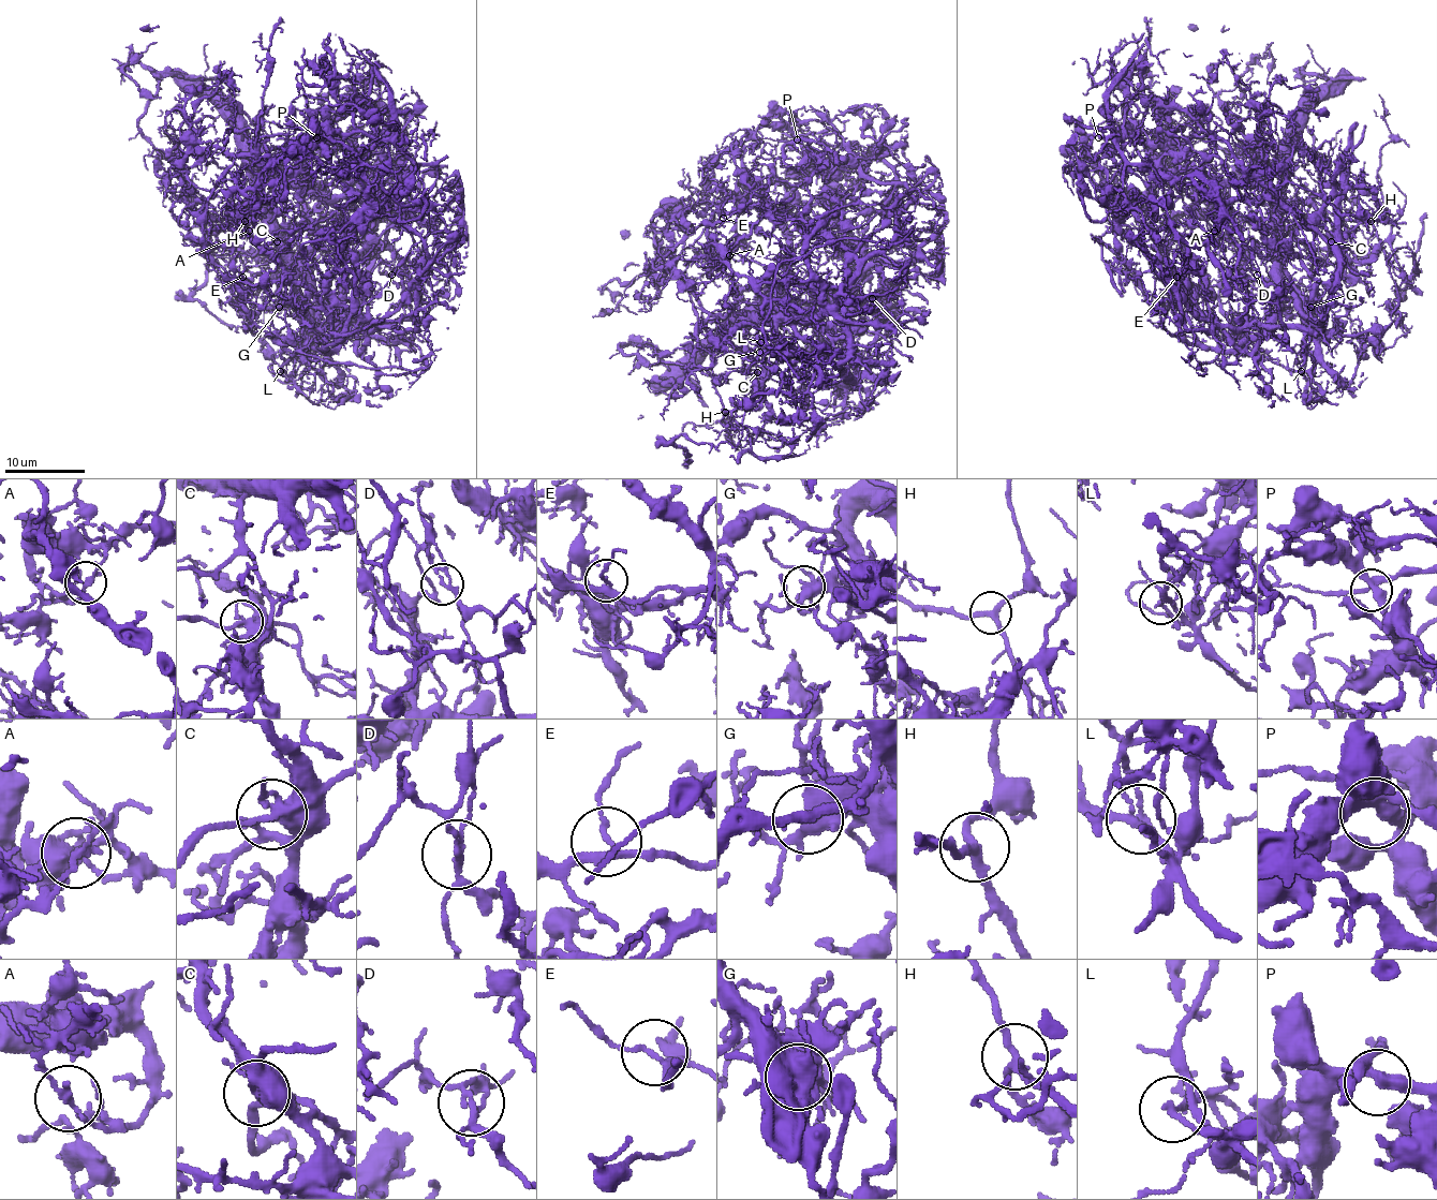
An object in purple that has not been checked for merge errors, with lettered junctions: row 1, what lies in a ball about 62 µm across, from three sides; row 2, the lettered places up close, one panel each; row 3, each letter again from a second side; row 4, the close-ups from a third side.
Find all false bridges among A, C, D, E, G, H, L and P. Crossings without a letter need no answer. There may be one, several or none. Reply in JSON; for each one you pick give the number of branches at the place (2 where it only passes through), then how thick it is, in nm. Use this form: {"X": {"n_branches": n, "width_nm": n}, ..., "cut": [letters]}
{"A": {"n_branches": 2, "width_nm": 170}, "C": {"n_branches": 4, "width_nm": 320}, "D": {"n_branches": 3, "width_nm": 150}, "L": {"n_branches": 2, "width_nm": 140}, "cut": ["A", "C", "D", "L"]}

